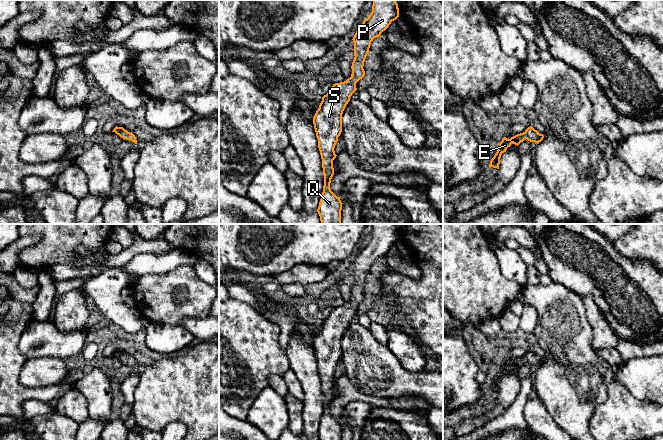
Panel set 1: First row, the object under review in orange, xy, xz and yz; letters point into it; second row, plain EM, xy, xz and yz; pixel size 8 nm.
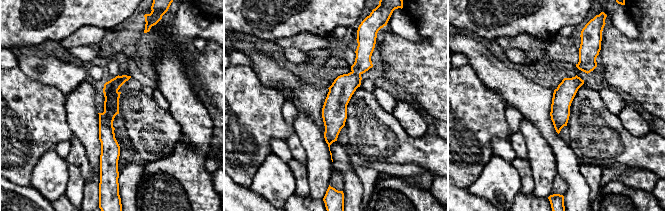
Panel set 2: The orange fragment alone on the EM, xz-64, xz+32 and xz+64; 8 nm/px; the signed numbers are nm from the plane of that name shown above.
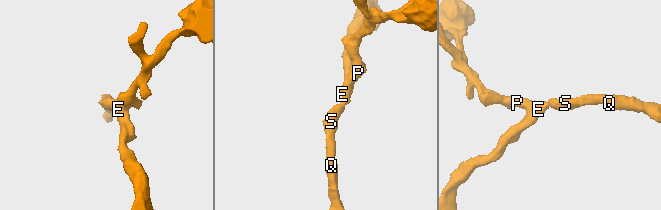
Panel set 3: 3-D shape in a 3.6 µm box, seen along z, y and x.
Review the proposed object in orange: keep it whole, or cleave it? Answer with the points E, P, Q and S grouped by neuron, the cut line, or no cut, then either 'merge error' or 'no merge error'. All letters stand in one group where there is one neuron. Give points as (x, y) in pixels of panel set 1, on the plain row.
E P Q S; no cut; no merge error

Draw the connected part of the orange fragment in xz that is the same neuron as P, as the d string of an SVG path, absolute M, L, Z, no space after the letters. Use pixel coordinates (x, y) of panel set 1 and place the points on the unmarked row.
M372 224L372 236L356 255L354 266L354 284L352 298L344 306L335 307L322 321L313 341L314 353L318 363L318 372L322 383L324 410L317 436L319 440L341 440L342 426L330 413L334 399L333 384L338 361L342 356L342 338L357 314L356 307L365 299L363 293L371 266L385 255L392 245L399 241L399 232L395 224Z

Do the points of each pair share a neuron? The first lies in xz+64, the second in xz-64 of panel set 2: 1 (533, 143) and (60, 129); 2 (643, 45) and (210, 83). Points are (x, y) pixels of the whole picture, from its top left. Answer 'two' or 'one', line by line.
1: two
2: one

